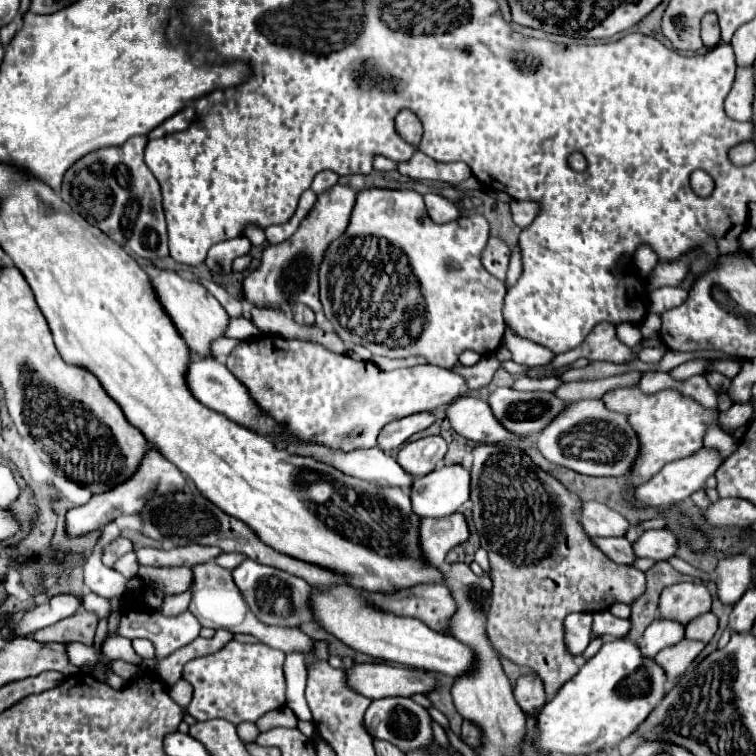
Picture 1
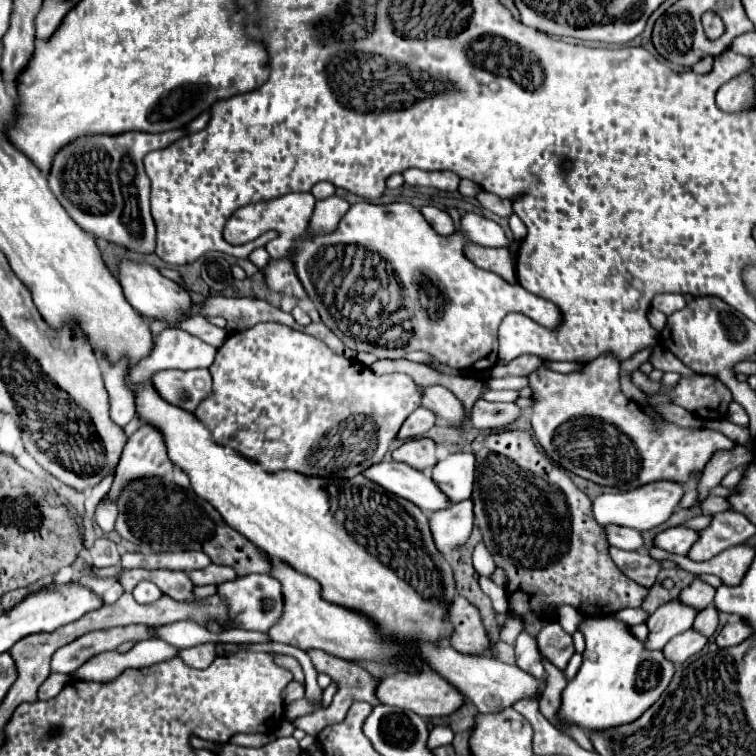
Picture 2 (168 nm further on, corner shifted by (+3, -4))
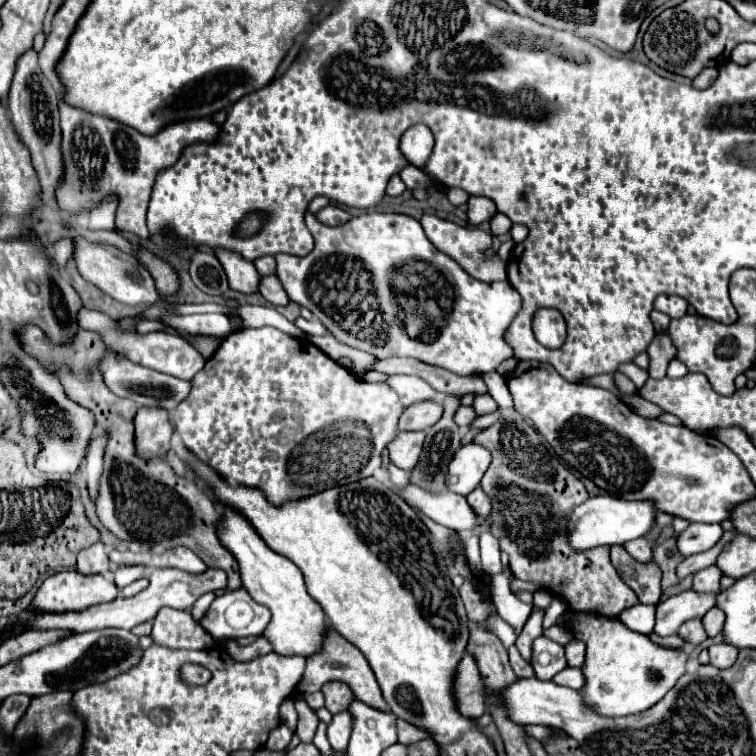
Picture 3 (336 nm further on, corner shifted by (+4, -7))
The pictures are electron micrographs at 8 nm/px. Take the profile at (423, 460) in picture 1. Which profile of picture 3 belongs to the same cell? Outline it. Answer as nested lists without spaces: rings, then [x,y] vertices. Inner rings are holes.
[[[399,432],[397,438],[389,444],[391,462],[409,472],[411,466],[419,462],[423,440],[425,440],[425,432]]]

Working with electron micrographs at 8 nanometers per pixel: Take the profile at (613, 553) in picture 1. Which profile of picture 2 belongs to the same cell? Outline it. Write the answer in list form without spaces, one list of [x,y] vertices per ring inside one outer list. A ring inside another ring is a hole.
[[[610,547],[610,557],[626,577],[646,589],[656,583],[656,577],[662,569],[660,561],[652,559],[646,551],[624,551],[618,547]]]

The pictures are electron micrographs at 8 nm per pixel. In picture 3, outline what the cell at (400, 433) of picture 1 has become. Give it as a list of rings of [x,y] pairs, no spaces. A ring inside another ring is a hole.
[[[419,402],[415,406],[409,406],[401,418],[399,418],[399,430],[401,432],[417,432],[427,430],[431,424],[435,424],[443,414],[441,404],[437,402]]]

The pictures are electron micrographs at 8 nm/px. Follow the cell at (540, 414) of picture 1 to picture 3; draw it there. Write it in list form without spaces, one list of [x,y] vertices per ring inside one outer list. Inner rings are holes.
[[[461,406],[455,414],[455,422],[461,426],[461,428],[467,428],[473,424],[473,420],[477,418],[477,412],[473,406]]]

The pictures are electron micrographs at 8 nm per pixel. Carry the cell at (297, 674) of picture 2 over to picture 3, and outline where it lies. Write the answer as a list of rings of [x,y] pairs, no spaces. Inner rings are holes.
[[[295,700],[295,708],[297,708],[297,714],[299,714],[295,734],[299,736],[301,742],[311,742],[313,736],[315,736],[315,728],[317,728],[319,718],[313,714],[313,710],[309,708],[309,704],[305,700]]]

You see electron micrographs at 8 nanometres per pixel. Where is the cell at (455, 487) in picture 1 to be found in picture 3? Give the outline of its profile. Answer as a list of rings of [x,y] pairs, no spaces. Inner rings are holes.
[[[479,444],[461,446],[447,470],[447,488],[455,494],[467,496],[475,490],[491,462],[491,454],[487,448]]]

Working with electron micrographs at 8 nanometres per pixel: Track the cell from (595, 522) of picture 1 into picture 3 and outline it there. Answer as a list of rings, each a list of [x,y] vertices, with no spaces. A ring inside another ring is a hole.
[[[635,538],[635,542],[625,542],[623,548],[637,560],[637,562],[649,562],[653,558],[651,544],[645,538]]]

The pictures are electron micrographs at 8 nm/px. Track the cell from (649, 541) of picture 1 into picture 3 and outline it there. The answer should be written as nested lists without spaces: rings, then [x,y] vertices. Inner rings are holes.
[[[689,524],[687,530],[683,530],[677,536],[677,550],[683,556],[691,556],[697,552],[705,552],[709,550],[723,534],[723,528],[719,524]]]

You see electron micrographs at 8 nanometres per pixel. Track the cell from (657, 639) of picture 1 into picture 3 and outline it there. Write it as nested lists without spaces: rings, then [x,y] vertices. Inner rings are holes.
[[[693,590],[669,596],[657,604],[657,636],[673,636],[679,626],[691,618],[703,618],[715,606],[715,594],[697,594]]]

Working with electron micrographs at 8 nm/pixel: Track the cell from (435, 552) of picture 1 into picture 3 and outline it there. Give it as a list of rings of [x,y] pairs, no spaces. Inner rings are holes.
[[[481,488],[473,490],[473,492],[467,496],[467,502],[469,502],[469,506],[471,506],[477,514],[489,516],[489,512],[491,512],[491,500],[485,496],[485,492],[483,492]]]

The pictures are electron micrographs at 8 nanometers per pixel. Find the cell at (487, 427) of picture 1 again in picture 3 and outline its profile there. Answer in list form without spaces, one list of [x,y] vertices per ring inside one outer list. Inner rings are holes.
[[[389,376],[387,384],[399,394],[403,406],[411,406],[415,402],[425,402],[425,400],[437,400],[439,392],[431,390],[431,386],[427,386],[427,382],[423,382],[423,378],[415,378],[415,376]]]

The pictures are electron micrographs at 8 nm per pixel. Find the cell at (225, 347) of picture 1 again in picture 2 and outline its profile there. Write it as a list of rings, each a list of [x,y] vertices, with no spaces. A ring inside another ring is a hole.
[[[166,329],[154,339],[148,357],[132,367],[132,383],[144,383],[152,373],[166,369],[200,369],[214,363],[216,349],[202,339],[182,331]]]

